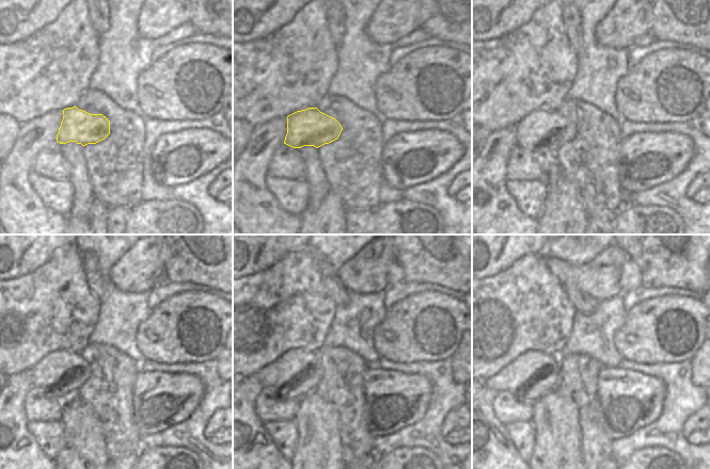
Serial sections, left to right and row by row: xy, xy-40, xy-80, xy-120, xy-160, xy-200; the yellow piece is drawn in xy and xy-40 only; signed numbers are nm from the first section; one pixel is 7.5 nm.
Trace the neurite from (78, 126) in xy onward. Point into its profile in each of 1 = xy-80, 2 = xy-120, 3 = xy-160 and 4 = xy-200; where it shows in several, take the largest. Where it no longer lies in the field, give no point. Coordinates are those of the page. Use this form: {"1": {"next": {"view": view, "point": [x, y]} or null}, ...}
{"1": {"next": {"view": "xy-80", "point": [536, 131]}}, "2": {"next": {"view": "xy-120", "point": [59, 367]}}, "3": {"next": {"view": "xy-160", "point": [293, 367]}}, "4": {"next": {"view": "xy-200", "point": [531, 366]}}}

